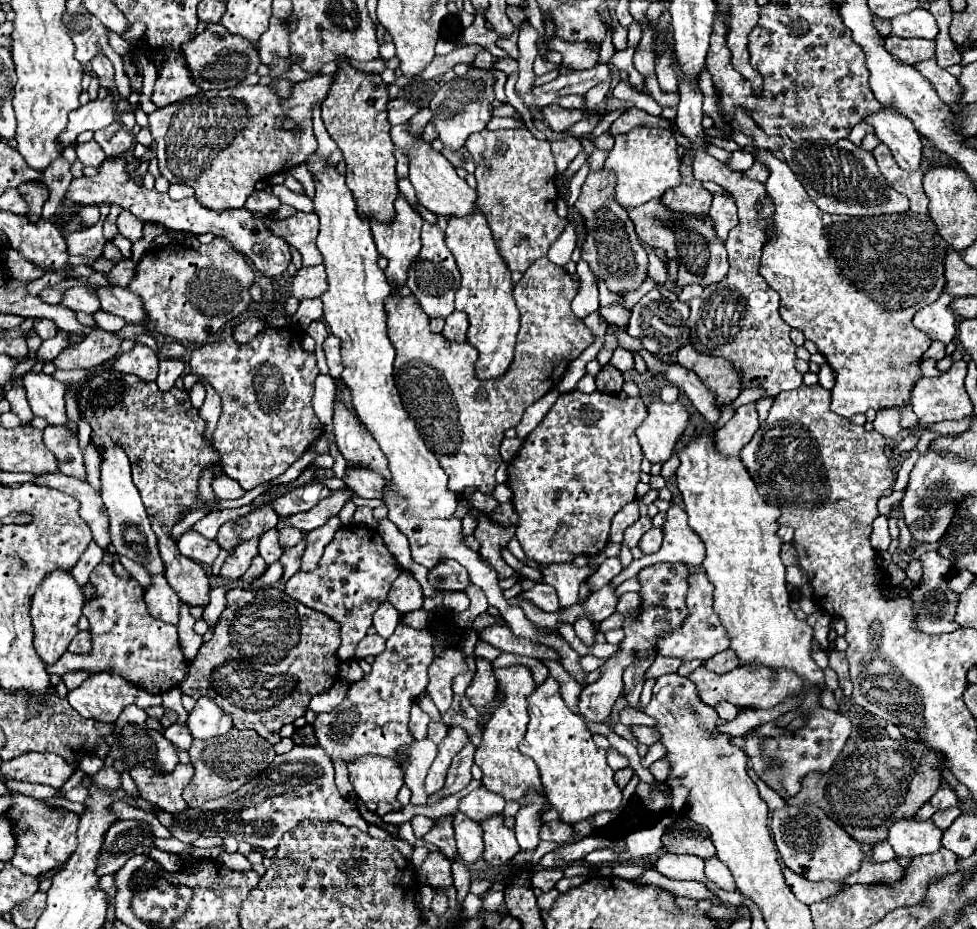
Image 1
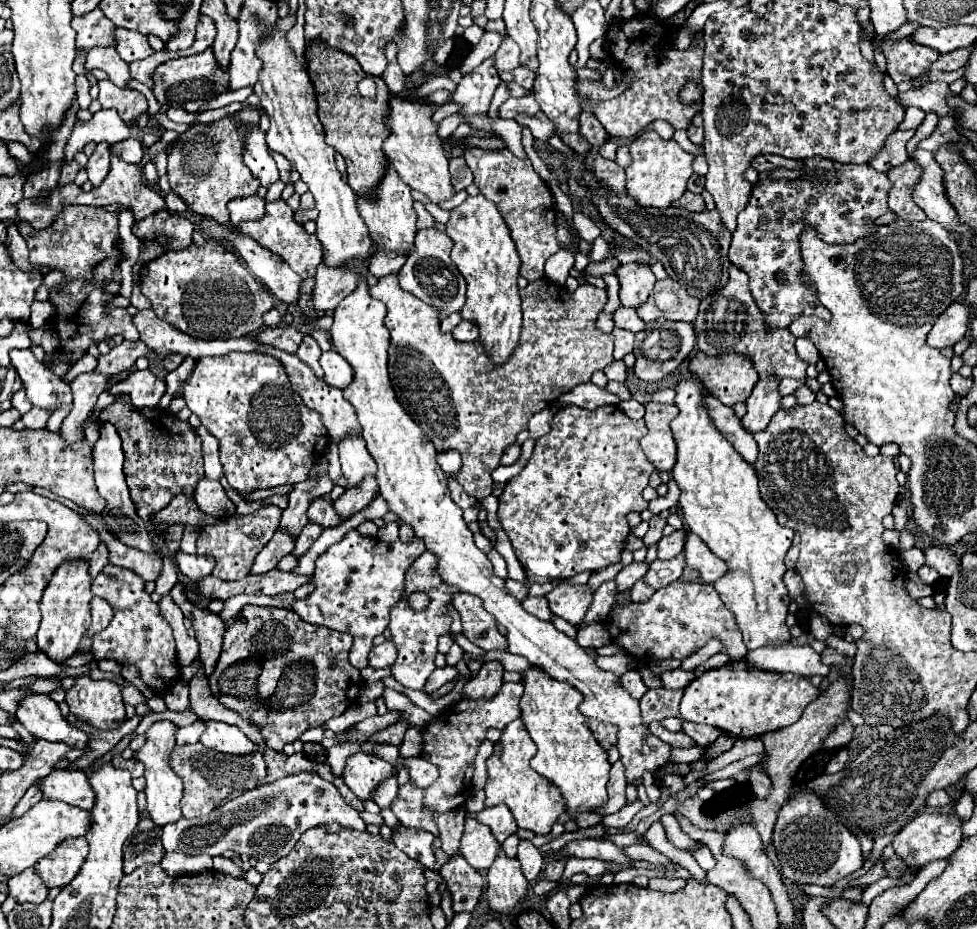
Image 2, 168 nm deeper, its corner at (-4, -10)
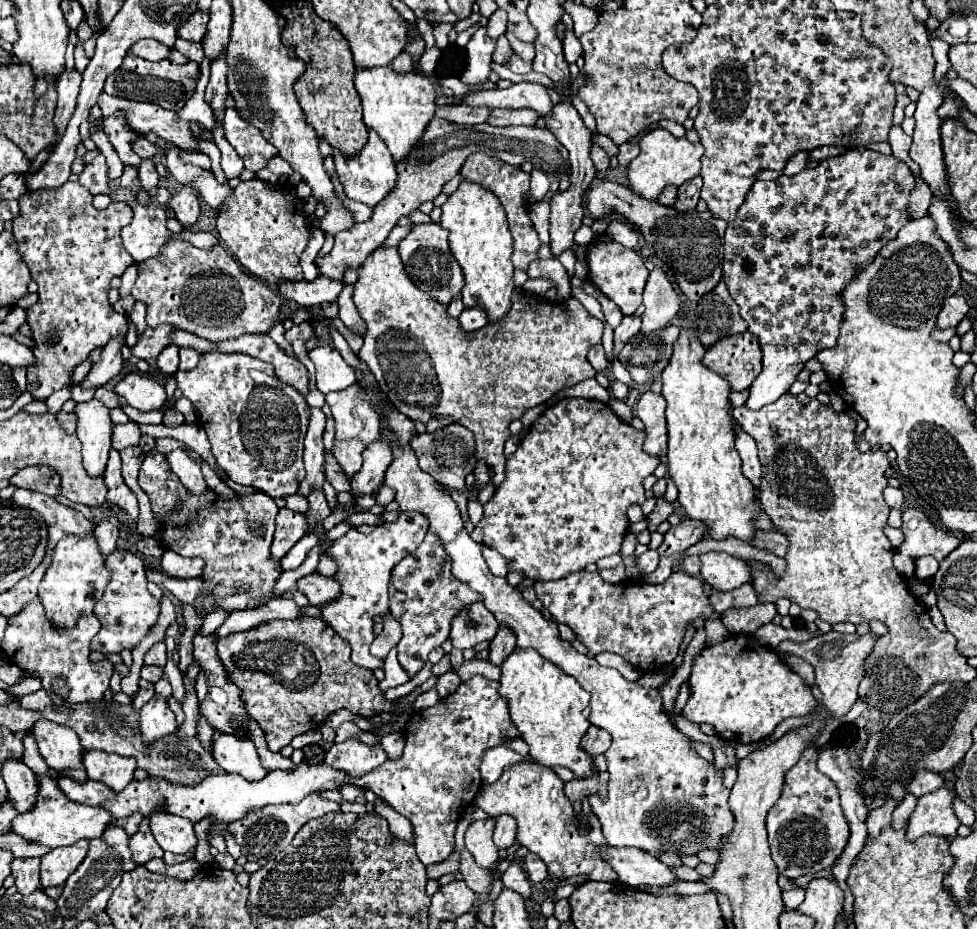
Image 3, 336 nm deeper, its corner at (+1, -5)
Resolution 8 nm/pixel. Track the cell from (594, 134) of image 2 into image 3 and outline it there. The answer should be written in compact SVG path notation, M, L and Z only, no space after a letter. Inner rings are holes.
M592 133L592 143L598 143L608 155L616 155L618 153L618 145L606 137L606 135L600 135L600 133Z

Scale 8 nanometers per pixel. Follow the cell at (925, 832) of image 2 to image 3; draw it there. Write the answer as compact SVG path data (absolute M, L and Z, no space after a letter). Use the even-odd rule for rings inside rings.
M948 787L918 799L918 805L908 821L906 839L916 841L922 835L938 835L944 839L956 837L960 821L952 811L952 799L954 793Z

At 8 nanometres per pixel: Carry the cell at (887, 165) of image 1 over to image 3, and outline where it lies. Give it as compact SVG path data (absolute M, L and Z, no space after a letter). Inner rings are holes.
M916 175L914 181L916 181L916 185L914 185L914 191L910 191L910 203L906 207L906 213L912 219L918 219L928 213L932 191L930 191L930 185L922 179L922 175Z

